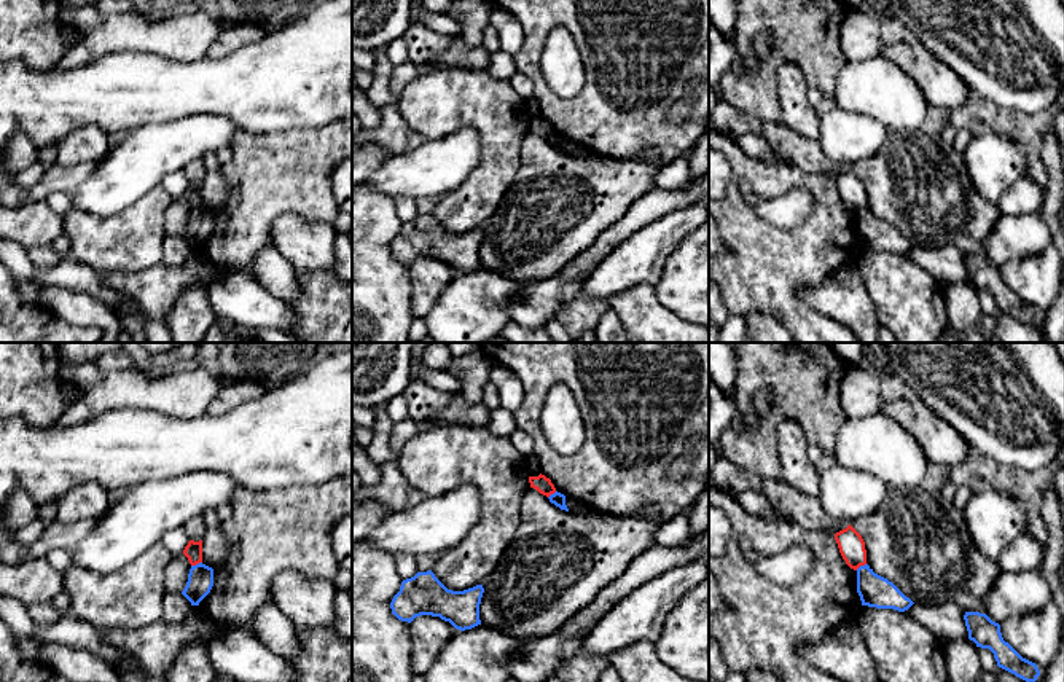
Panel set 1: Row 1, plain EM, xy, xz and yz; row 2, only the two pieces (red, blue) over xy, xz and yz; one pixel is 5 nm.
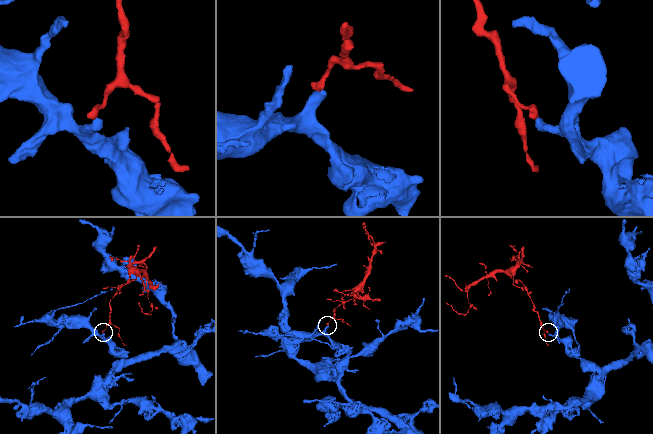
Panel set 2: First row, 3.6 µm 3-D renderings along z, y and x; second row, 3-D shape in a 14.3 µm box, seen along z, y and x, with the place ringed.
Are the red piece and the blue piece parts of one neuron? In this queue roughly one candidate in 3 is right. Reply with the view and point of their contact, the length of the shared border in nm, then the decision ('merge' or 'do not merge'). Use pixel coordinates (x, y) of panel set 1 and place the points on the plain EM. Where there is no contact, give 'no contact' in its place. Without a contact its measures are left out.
contact xy (196, 206); length 60 nm; do not merge

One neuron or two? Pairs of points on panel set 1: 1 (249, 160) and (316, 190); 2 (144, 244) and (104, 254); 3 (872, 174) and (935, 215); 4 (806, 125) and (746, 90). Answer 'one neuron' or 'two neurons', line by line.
1: one neuron
2: one neuron
3: one neuron
4: two neurons

